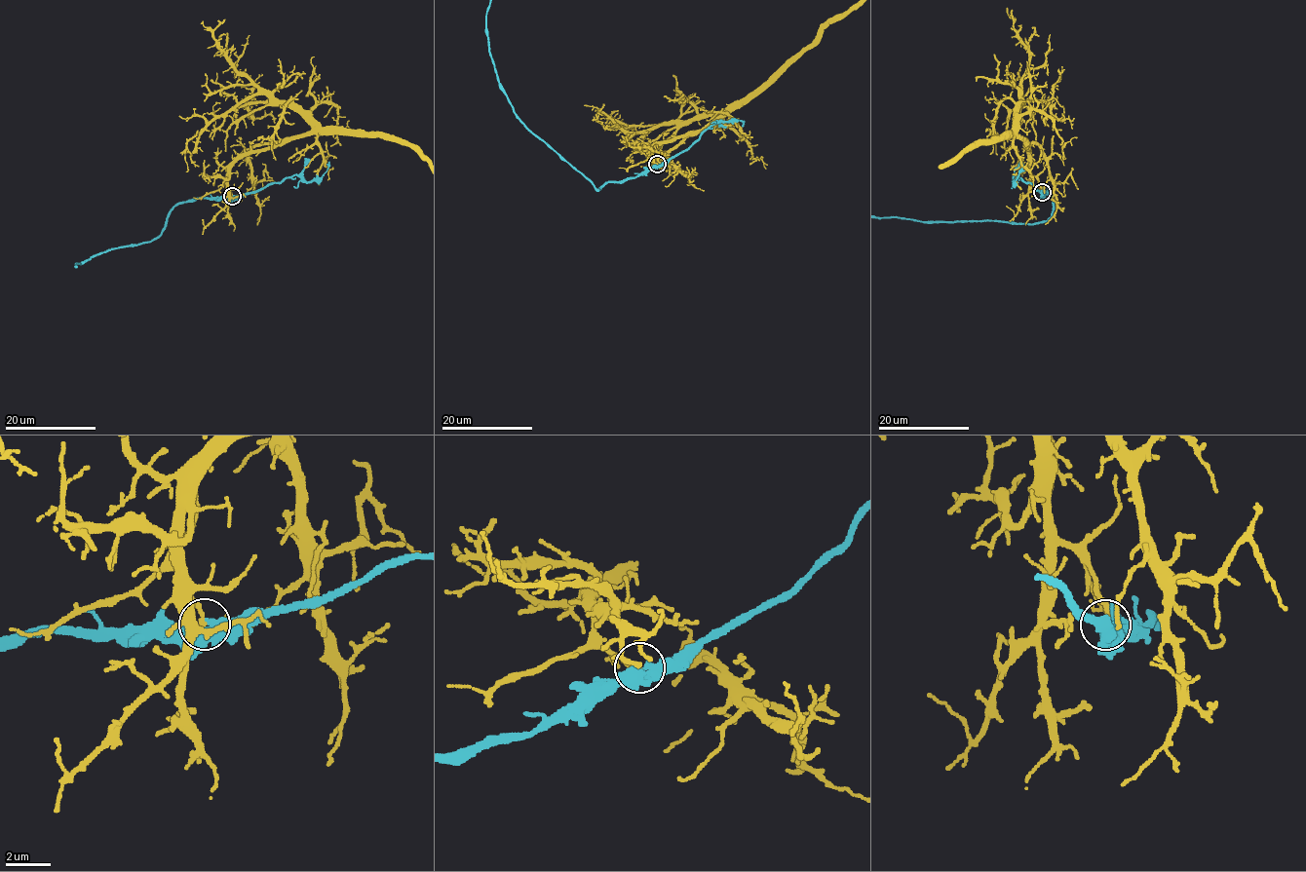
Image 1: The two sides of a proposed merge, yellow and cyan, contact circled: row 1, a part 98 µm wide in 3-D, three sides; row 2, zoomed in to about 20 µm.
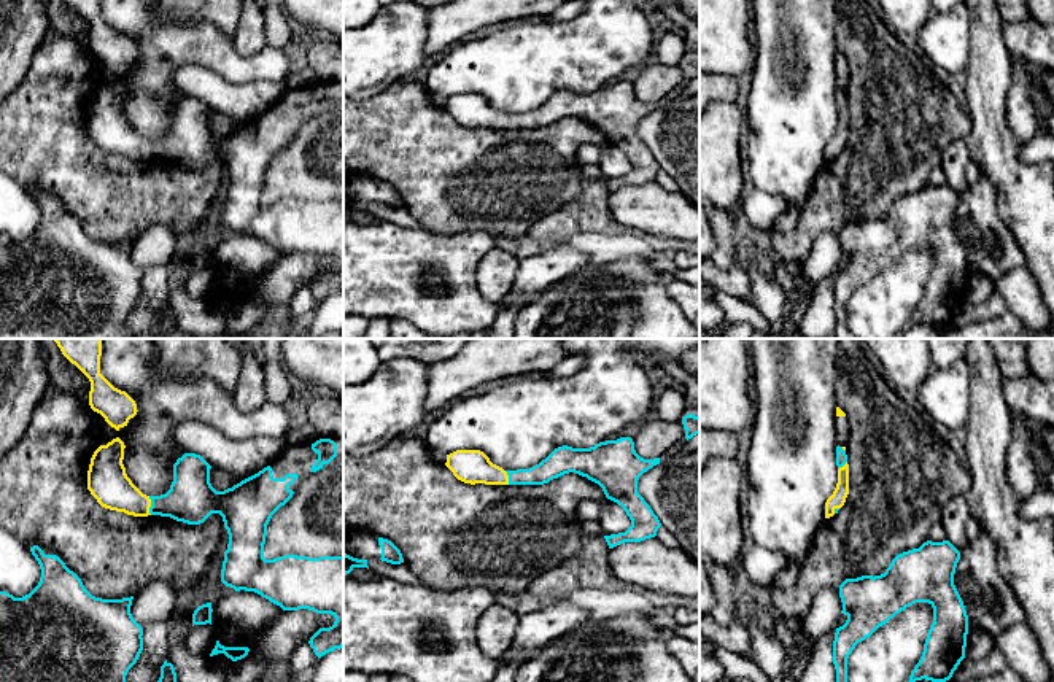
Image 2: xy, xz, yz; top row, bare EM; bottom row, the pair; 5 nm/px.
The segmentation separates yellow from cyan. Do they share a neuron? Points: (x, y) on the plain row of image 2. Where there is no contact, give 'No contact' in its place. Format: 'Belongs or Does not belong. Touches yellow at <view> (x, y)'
Does not belong. Touches yellow at xy (150, 150)

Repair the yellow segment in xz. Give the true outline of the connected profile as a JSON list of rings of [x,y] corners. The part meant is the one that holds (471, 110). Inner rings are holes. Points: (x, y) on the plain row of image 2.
[[[456,94],[447,99],[445,110],[464,127],[509,129],[507,116],[480,94]]]

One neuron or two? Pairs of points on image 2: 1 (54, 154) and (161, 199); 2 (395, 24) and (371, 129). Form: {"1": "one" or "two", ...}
{"1": "one", "2": "two"}

